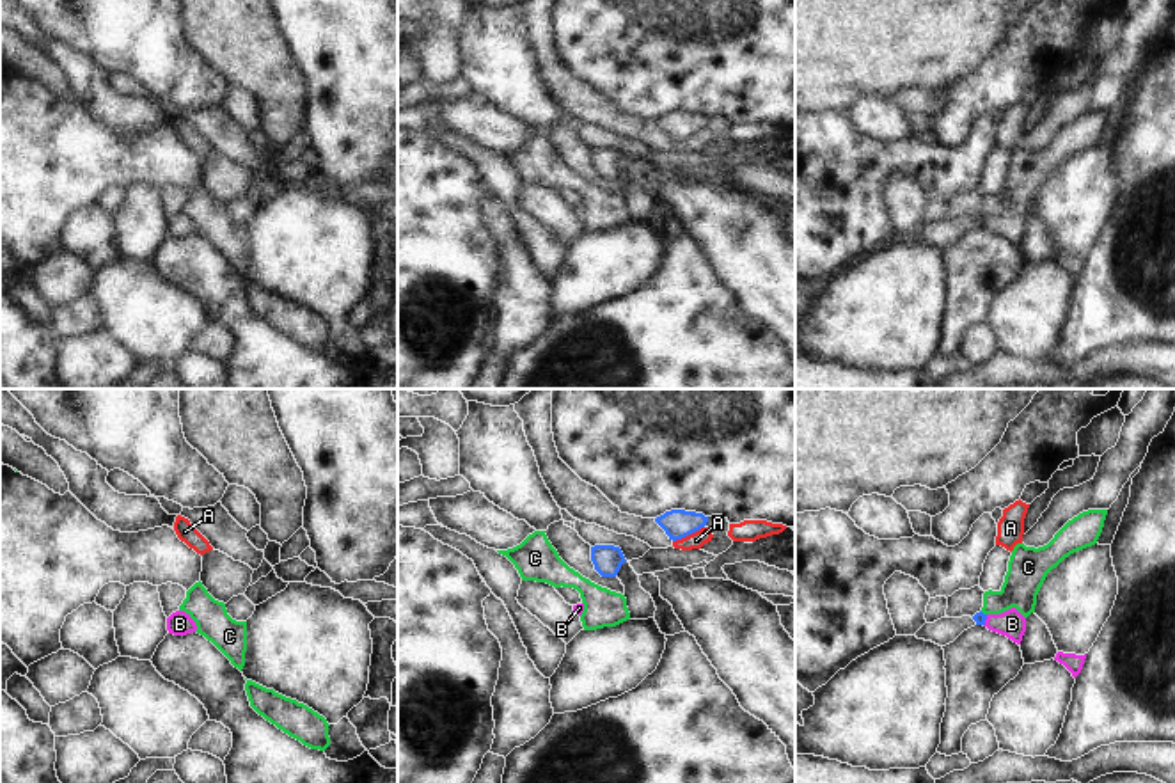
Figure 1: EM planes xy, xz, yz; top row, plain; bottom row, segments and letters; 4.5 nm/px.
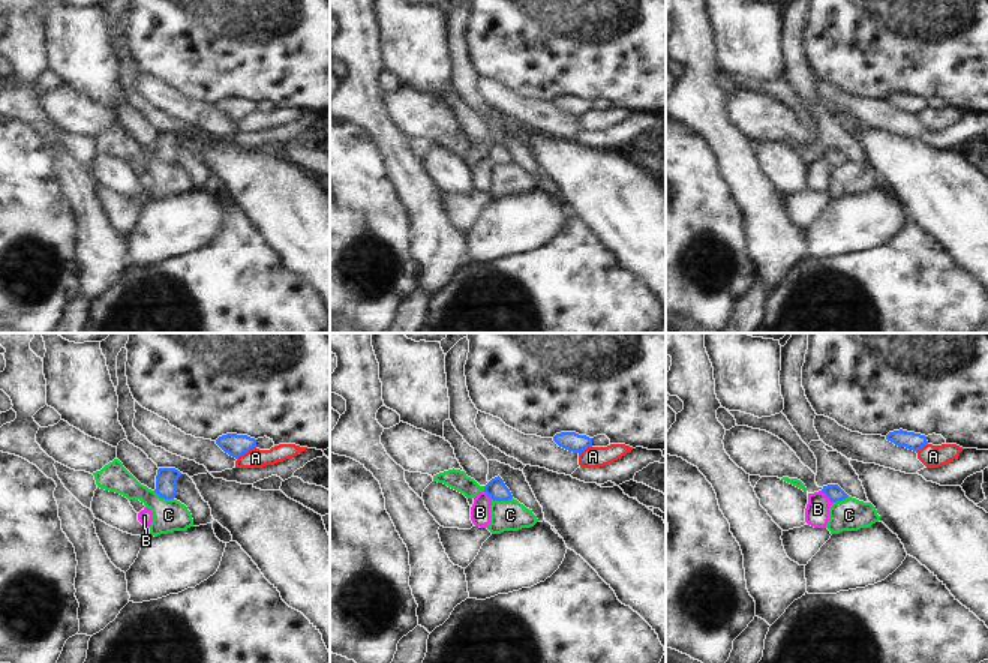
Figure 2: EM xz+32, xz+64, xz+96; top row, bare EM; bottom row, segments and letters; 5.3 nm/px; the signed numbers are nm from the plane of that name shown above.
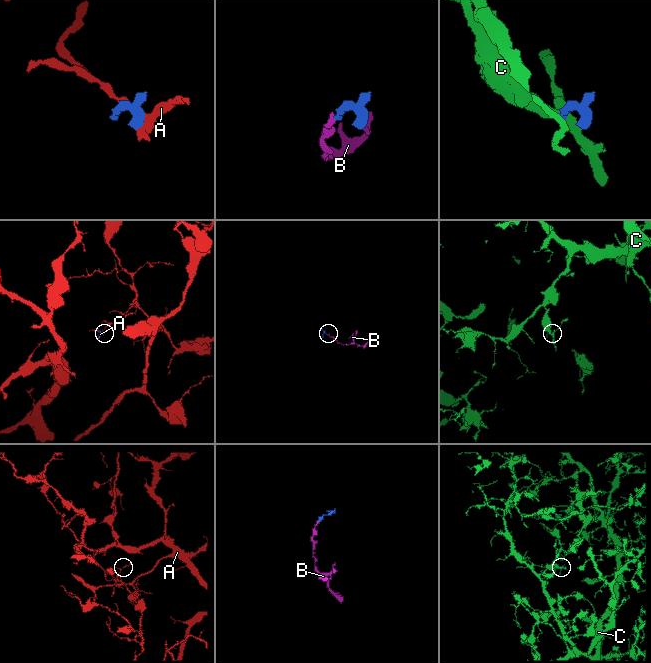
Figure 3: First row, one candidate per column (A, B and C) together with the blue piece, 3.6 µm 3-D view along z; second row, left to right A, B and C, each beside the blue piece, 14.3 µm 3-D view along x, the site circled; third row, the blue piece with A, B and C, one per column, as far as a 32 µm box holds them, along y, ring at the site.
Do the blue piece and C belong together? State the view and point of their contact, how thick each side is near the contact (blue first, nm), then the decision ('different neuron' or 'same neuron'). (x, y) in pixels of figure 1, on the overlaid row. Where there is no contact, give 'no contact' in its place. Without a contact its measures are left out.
yz (982, 613) | 50/170 nm | different neuron

